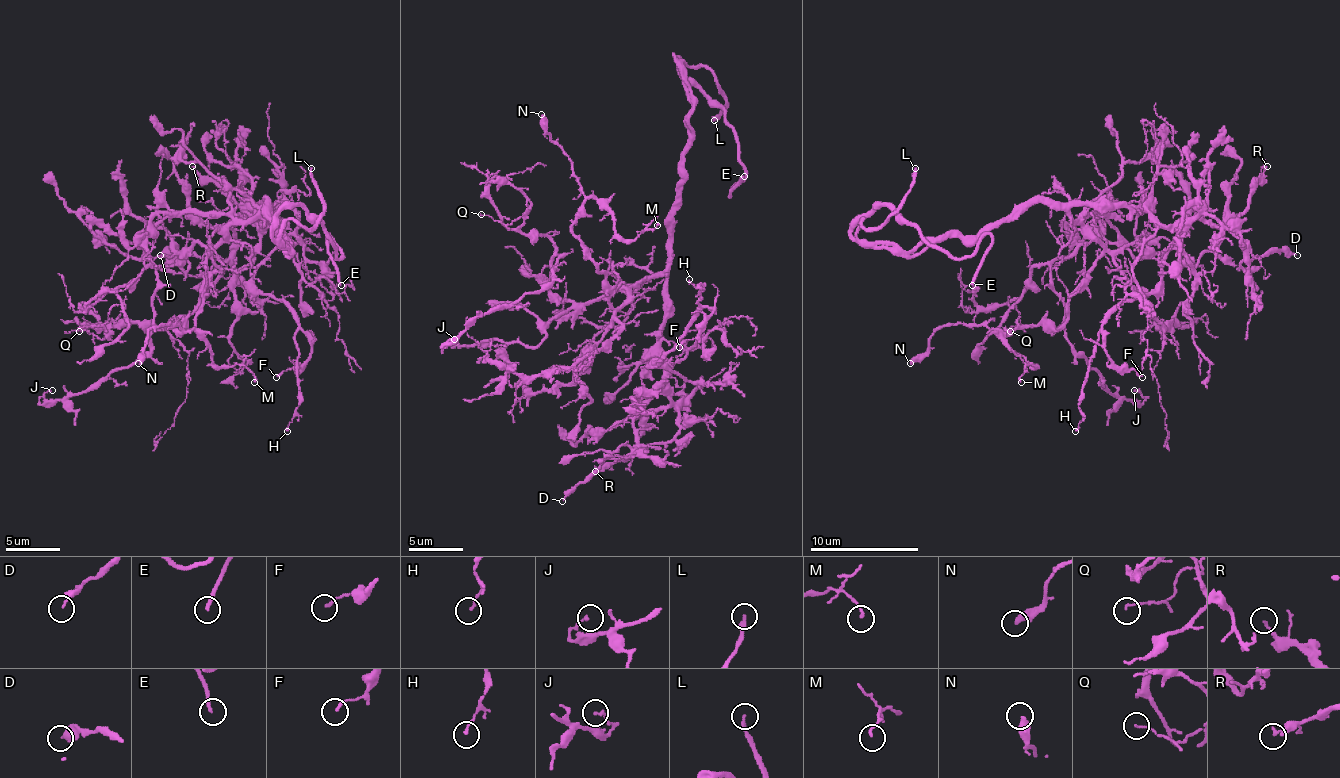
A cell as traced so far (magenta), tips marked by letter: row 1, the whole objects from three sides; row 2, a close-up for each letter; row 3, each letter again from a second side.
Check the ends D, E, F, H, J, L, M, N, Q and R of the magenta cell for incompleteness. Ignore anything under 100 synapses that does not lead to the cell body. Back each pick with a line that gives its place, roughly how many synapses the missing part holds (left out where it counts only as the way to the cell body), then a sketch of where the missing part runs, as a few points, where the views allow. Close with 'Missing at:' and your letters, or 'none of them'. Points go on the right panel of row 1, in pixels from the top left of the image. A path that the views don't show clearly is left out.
E: at (972, 285); about 130 synapses
L: at (915, 168); missing branch runs (915, 168), (931, 152), (980, 212), (996, 287), (1021, 317), (1026, 355), (1104, 431), (1099, 450)
Missing at: E, L

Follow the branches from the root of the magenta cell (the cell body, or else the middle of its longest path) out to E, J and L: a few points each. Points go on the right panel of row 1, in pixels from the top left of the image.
E: (1053, 201), (907, 252), (866, 247), (858, 222), (888, 206), (956, 258), (988, 233), (972, 285)
J: (1053, 201), (1075, 220), (1099, 214), (1094, 231), (1050, 266), (1067, 341), (1113, 393), (1137, 398), (1134, 390)
L: (1053, 201), (1021, 203), (975, 236), (942, 236), (907, 252), (866, 247), (858, 222), (877, 228), (915, 168)

